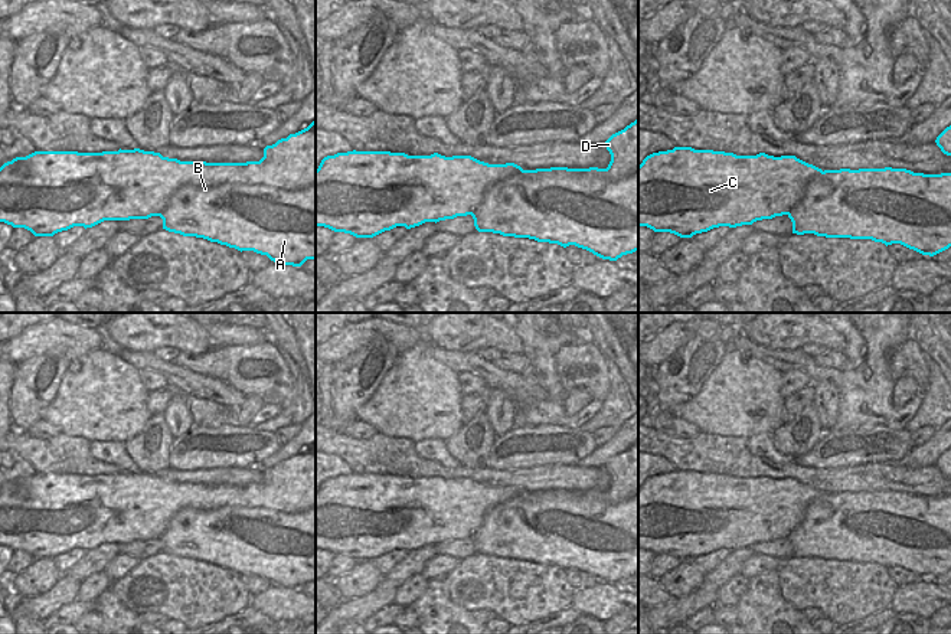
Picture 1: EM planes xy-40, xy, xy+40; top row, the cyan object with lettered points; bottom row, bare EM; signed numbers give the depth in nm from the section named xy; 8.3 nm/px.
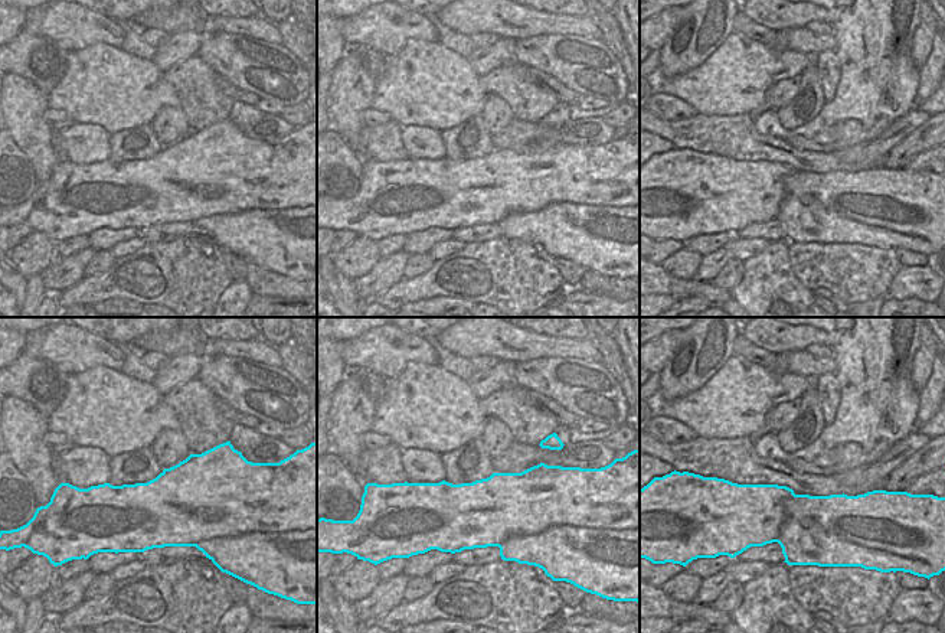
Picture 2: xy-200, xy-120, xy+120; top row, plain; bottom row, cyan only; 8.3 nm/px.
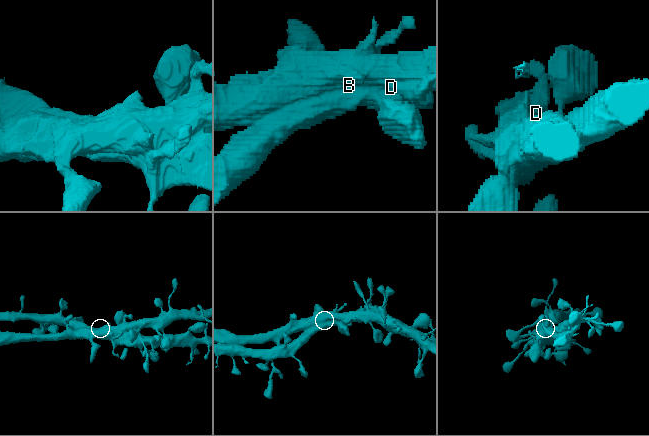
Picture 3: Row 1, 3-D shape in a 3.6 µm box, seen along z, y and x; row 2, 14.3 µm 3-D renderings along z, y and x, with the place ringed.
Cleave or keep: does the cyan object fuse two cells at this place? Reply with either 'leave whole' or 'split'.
split

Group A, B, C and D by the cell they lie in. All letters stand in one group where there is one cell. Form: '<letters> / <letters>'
A B / C D

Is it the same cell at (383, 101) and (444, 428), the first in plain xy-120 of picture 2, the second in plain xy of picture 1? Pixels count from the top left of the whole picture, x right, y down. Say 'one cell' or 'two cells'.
one cell

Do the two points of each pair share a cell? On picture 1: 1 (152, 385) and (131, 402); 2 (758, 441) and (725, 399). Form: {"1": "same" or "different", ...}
{"1": "different", "2": "different"}

